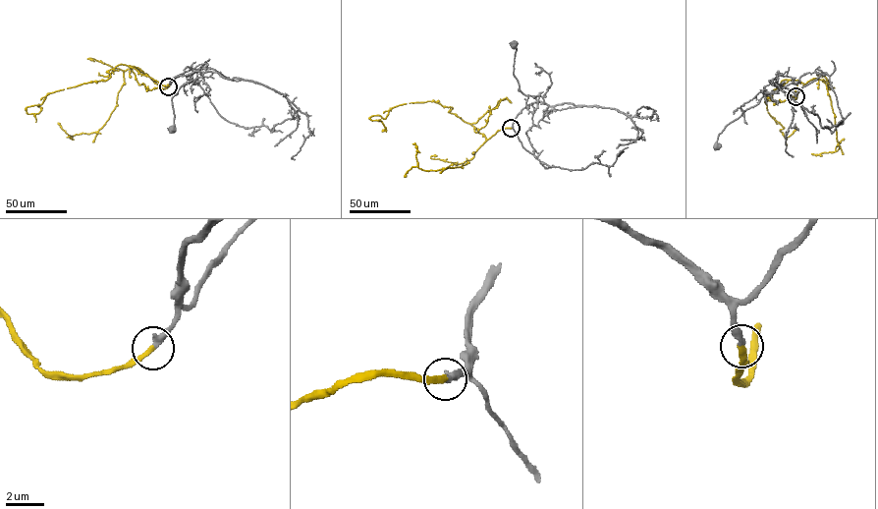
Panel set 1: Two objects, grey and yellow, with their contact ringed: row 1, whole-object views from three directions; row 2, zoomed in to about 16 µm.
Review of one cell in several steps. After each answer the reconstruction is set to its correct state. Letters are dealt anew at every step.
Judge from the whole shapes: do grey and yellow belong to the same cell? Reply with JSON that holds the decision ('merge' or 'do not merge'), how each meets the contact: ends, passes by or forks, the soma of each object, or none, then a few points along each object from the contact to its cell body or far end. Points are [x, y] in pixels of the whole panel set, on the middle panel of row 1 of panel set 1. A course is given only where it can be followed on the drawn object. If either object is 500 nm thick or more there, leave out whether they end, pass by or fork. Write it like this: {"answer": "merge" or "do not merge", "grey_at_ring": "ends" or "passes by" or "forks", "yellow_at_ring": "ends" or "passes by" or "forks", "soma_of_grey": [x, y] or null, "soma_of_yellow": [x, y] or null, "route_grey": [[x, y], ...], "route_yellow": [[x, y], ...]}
{"answer": "merge", "grey_at_ring": "ends", "yellow_at_ring": "ends", "soma_of_grey": [514, 44], "soma_of_yellow": null, "route_grey": [[511, 128], [523, 108], [536, 102], [545, 102], [542, 96], [526, 95], [520, 89], [513, 73], [514, 44]], "route_yellow": [[511, 128], [487, 140], [448, 112], [452, 107], [432, 101], [399, 105], [385, 119], [371, 116], [382, 130]]}

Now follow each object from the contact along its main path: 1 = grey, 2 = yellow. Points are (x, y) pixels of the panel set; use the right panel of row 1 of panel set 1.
1: (795, 96), (791, 90), (772, 84), (769, 81), (758, 103), (726, 126), (719, 135), (717, 144)
2: (795, 96), (804, 84), (783, 80), (765, 102), (769, 114), (784, 128), (780, 131), (786, 139), (795, 127)

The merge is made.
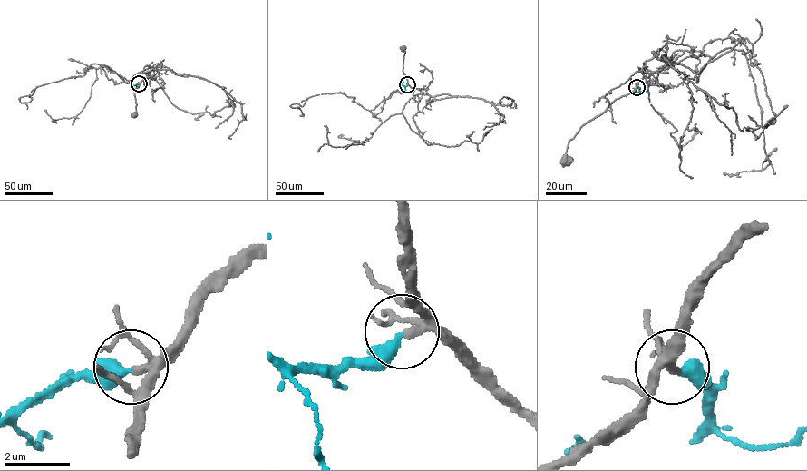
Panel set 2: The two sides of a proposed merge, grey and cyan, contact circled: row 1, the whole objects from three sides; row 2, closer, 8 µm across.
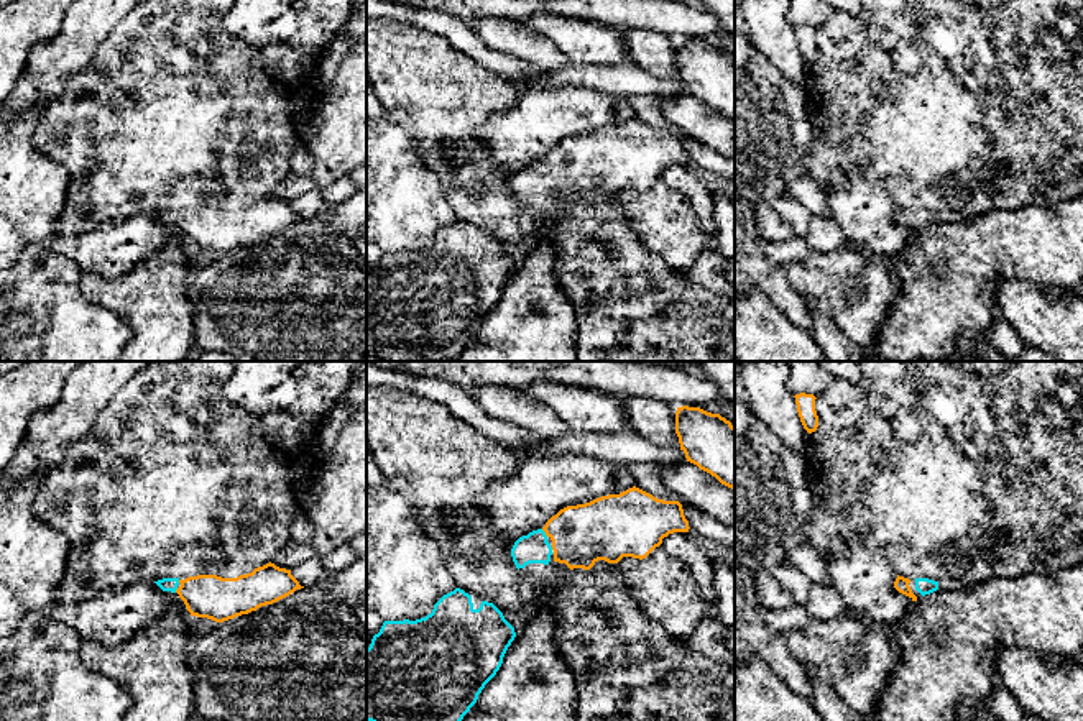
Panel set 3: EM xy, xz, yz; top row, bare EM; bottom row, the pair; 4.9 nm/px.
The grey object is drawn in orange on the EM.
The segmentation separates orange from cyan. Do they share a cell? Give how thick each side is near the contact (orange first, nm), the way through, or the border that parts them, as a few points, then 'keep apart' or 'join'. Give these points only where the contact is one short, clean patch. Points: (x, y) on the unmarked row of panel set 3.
calibres 300 and 140 nm; way xz (582, 166), (576, 163), (544, 163), (529, 181); join

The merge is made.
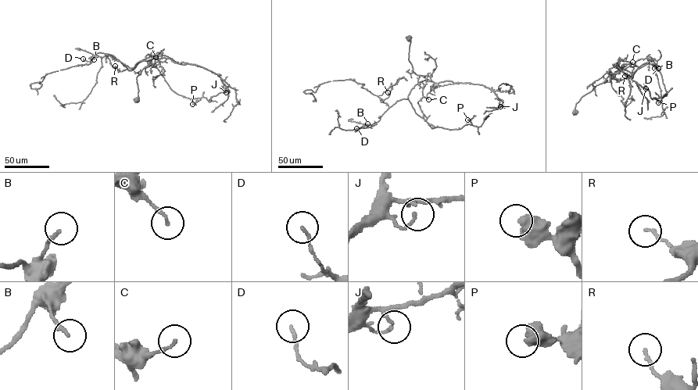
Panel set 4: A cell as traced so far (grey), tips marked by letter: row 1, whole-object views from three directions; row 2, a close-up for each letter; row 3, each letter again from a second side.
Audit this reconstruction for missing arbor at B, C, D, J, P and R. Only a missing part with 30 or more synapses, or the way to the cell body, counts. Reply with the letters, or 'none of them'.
none of them

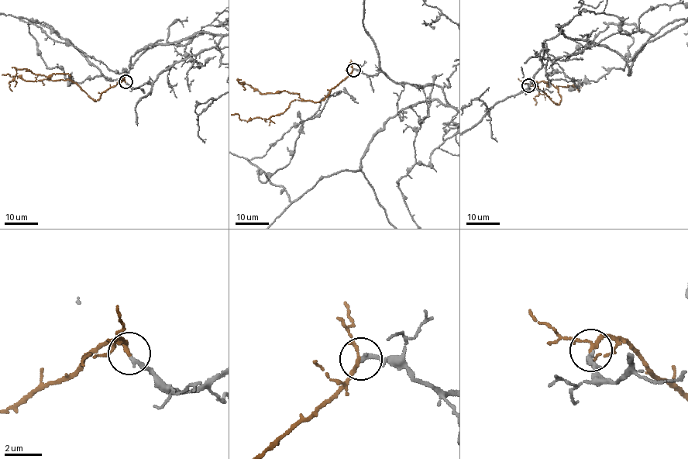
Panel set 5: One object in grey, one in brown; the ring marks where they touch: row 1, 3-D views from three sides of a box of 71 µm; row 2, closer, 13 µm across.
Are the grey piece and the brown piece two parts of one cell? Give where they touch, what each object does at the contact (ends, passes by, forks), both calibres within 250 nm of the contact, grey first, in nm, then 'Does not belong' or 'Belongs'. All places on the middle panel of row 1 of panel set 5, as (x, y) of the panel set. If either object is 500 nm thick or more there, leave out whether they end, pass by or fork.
Place: (353, 70). At the ring grey ends. At the ring brown passes by. Thickness 220 nm (grey) against 160 nm. Belongs

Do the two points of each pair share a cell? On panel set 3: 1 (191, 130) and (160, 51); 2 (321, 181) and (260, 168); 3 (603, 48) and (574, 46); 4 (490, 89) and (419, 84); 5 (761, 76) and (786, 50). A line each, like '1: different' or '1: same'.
1: same
2: different
3: same
4: same
5: different

